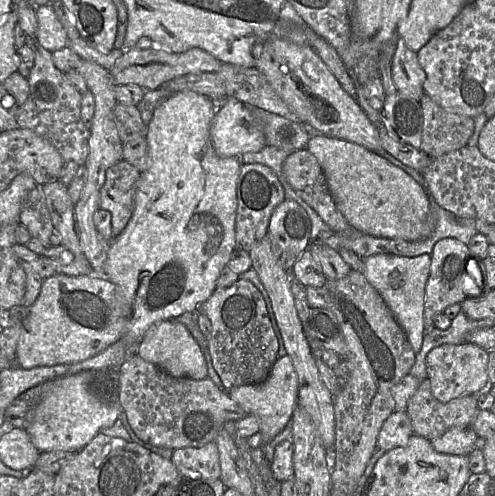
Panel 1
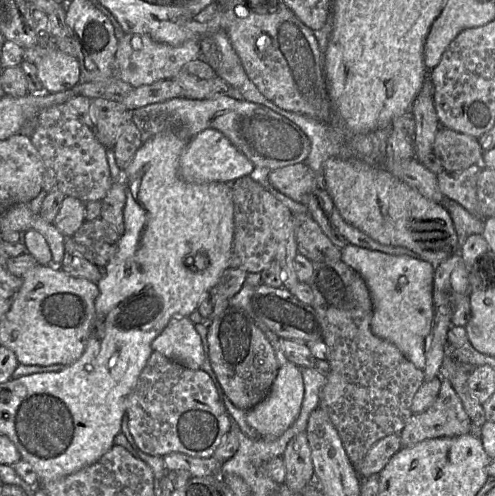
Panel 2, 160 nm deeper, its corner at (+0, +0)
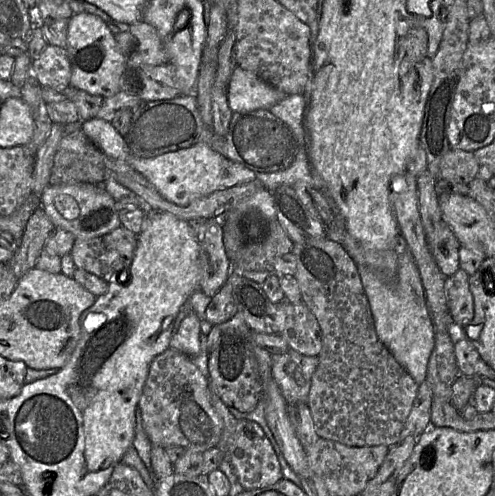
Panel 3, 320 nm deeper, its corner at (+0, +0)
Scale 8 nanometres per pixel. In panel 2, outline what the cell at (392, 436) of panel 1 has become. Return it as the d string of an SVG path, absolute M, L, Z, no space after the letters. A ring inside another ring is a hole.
M391 434L378 440L355 468L360 479L379 474L401 447L400 434Z

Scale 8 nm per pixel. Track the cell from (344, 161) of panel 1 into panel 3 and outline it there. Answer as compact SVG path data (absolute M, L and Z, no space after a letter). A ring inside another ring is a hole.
M440 222L428 236L428 247L441 272L450 277L459 267L460 242L452 229L444 222Z

